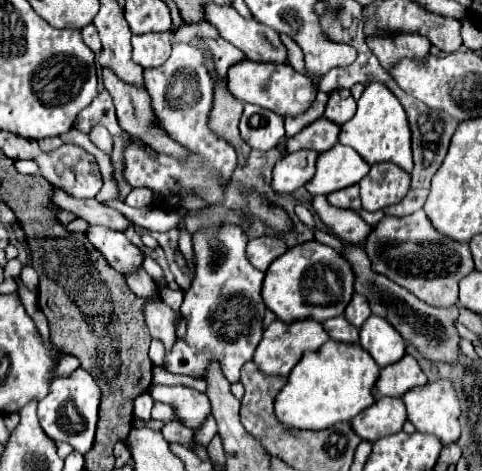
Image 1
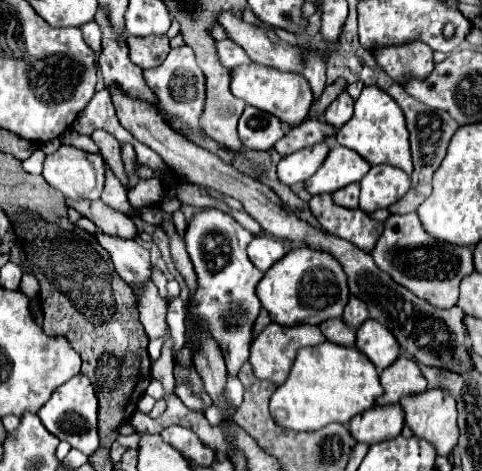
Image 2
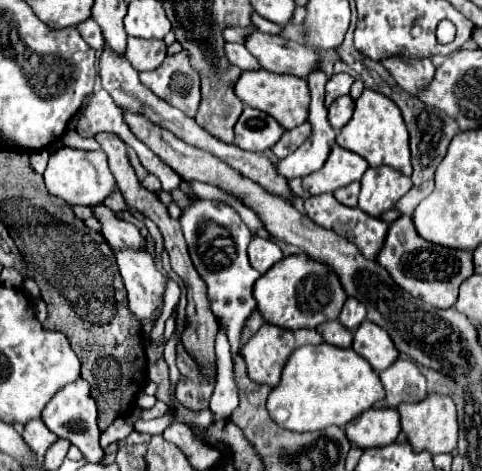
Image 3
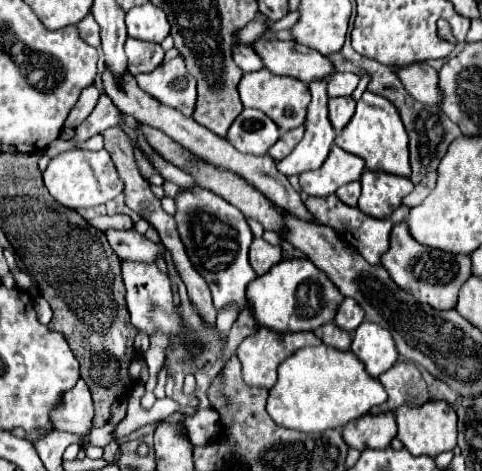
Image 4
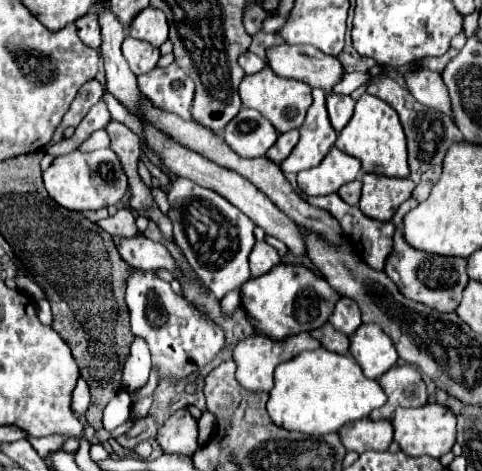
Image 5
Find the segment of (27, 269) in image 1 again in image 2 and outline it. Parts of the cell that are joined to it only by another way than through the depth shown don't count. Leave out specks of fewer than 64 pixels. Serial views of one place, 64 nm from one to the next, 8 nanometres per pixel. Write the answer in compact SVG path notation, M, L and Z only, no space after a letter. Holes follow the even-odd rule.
M24 273L19 289L30 299L37 299L39 295L39 282L32 273Z

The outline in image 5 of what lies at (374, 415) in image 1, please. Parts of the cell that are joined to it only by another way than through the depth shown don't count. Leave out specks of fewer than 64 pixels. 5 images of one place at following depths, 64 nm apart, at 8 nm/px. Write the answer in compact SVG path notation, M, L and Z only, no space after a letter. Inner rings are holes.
M356 420L352 424L344 424L344 428L340 428L340 438L342 444L346 446L346 450L354 450L358 454L368 452L368 450L378 450L384 452L388 450L390 442L392 442L392 422L390 420Z

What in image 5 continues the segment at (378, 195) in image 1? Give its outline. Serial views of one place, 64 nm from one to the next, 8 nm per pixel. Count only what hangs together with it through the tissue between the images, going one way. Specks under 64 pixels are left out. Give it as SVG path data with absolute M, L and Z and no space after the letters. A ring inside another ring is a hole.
M362 174L360 210L374 220L386 222L398 206L412 196L414 182L410 178L388 178L380 174Z

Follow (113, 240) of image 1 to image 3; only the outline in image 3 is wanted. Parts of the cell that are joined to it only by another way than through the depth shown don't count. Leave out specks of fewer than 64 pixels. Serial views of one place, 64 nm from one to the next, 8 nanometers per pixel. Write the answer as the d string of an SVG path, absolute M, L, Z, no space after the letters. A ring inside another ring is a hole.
M140 248L112 250L128 290L128 304L138 320L152 318L162 308L166 276L156 270L152 254Z

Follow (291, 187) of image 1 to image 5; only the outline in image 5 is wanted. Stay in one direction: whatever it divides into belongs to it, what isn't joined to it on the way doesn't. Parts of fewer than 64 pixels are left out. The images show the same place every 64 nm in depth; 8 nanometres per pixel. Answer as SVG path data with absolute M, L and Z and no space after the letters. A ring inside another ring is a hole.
M322 88L312 90L314 102L308 108L306 120L300 128L300 142L292 154L280 164L282 172L302 172L318 166L336 142L336 132L326 112L326 92Z

